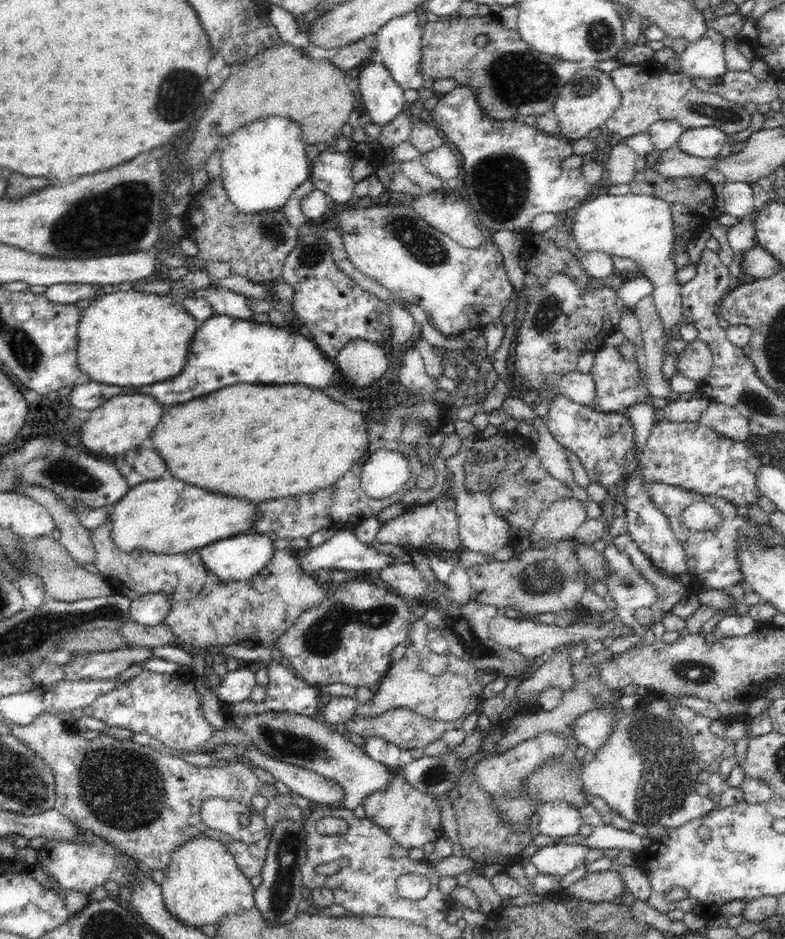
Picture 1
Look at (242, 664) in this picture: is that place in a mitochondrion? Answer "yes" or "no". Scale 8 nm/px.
no

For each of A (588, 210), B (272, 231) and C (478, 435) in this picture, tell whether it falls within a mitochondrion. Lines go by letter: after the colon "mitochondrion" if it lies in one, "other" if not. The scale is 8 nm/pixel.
A: other
B: mitochondrion
C: other

